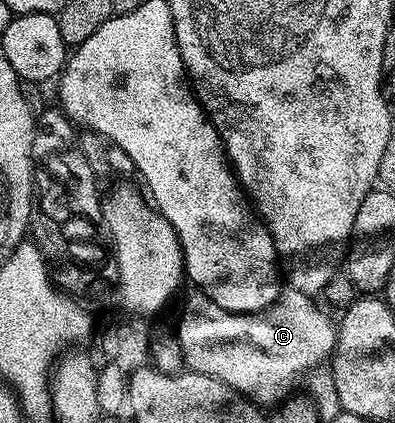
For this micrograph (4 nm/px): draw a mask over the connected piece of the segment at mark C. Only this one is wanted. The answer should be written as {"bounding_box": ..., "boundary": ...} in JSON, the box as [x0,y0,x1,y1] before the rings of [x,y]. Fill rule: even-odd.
{"bounding_box":[178,287,337,407],"boundary":[[[291,287],[281,292],[280,298],[262,313],[231,313],[205,293],[192,291],[184,301],[184,310],[180,313],[180,329],[178,336],[182,343],[184,364],[191,372],[210,375],[222,383],[226,383],[249,401],[269,407],[283,402],[296,388],[296,380],[307,375],[311,369],[331,358],[336,347],[337,326],[315,305],[313,298],[307,293],[300,293]]]}

